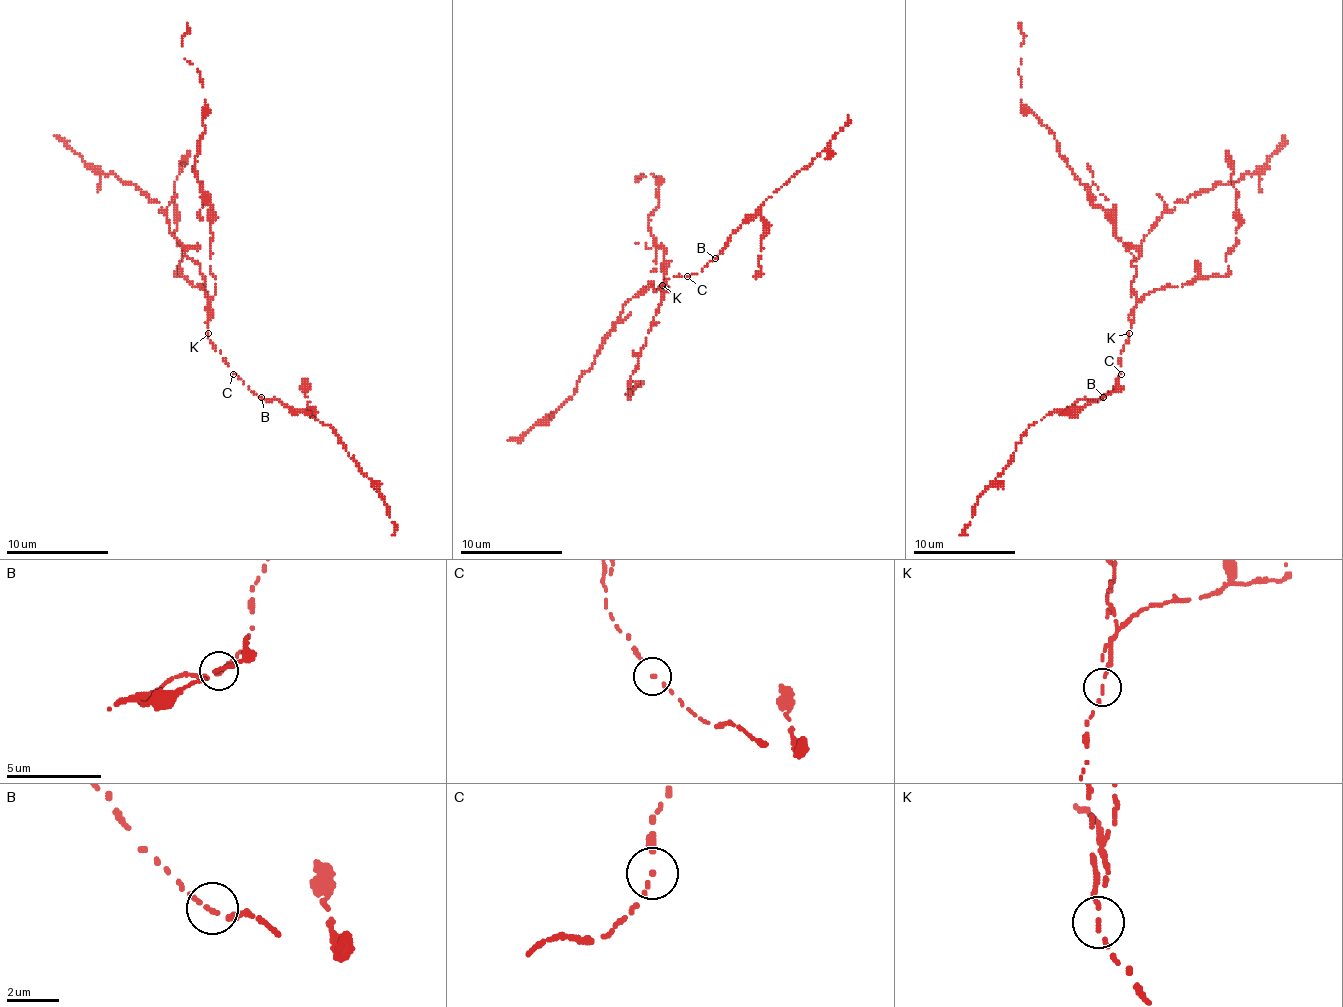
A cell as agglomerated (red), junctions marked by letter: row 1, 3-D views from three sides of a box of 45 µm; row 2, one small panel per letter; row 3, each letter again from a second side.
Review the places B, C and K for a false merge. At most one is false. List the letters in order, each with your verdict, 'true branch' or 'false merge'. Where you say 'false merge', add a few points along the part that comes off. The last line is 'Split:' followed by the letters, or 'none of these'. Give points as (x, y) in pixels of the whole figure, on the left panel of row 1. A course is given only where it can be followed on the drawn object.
B: true branch
C: true branch
K: false merge; foreign part runs (208, 333), (215, 294), (213, 235), (210, 205), (195, 169), (205, 102), (200, 72), (185, 59), (187, 23)
Split: K

